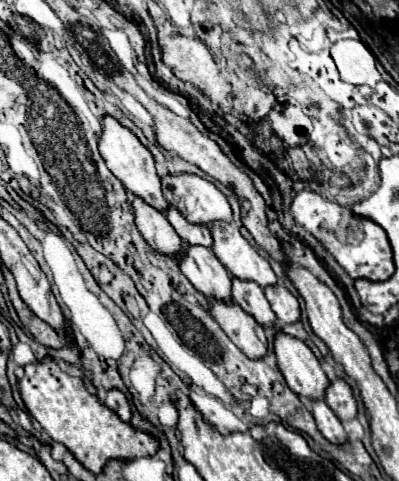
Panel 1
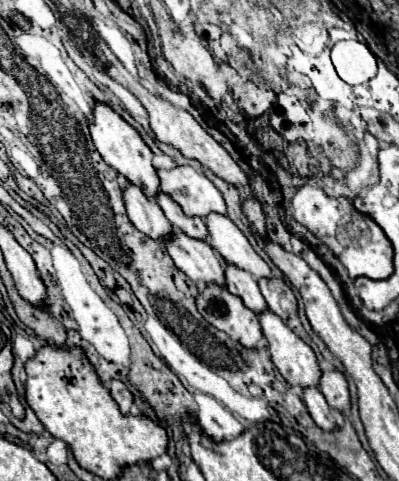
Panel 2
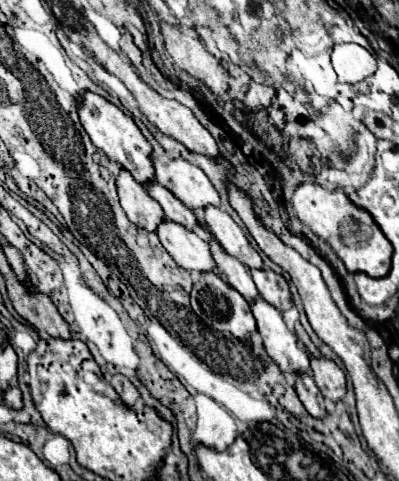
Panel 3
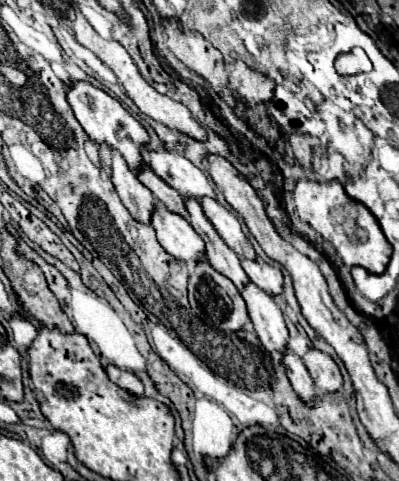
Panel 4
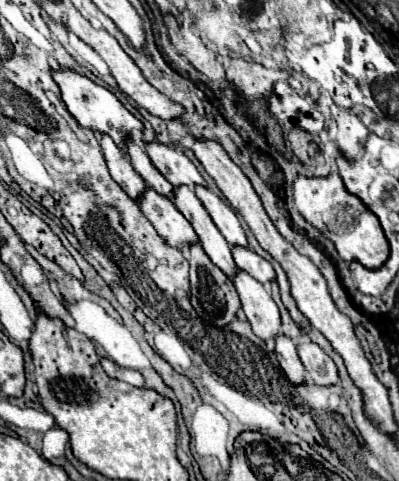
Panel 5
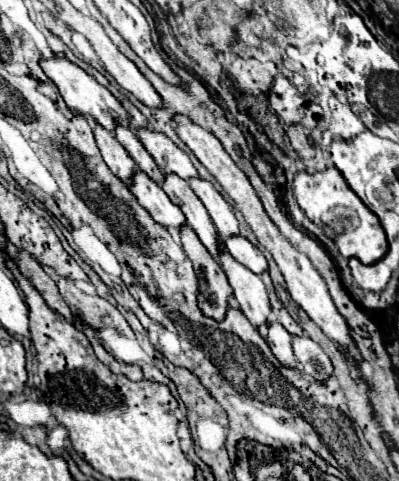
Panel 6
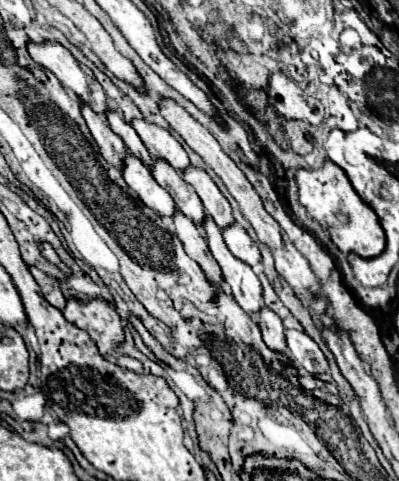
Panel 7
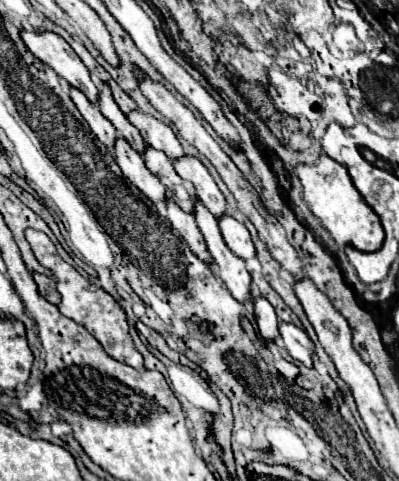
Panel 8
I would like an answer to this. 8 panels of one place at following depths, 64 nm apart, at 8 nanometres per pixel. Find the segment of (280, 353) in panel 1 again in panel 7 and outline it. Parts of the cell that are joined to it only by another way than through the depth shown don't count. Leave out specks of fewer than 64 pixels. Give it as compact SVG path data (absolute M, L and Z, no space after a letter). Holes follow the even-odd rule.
M206 216L204 220L204 230L208 236L208 246L212 256L216 258L218 266L222 268L224 282L232 288L232 294L236 302L244 308L248 314L258 314L260 308L264 308L264 296L262 296L262 284L254 270L238 260L224 244L222 232L216 228L214 220Z

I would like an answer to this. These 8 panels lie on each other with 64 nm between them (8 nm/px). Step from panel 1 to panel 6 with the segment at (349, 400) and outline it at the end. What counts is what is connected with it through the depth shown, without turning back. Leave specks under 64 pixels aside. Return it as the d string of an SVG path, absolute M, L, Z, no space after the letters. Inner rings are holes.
M294 336L292 348L294 348L296 360L302 364L304 372L308 376L312 376L318 382L326 382L332 376L334 366L330 362L330 358L314 340L310 340L308 336Z

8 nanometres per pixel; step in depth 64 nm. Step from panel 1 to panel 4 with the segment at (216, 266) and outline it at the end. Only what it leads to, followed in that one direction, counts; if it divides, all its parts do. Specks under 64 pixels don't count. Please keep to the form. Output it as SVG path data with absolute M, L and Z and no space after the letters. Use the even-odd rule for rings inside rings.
M156 206L152 226L158 234L158 242L162 244L162 248L176 260L184 264L196 264L204 260L206 244L182 216L176 216L166 208Z

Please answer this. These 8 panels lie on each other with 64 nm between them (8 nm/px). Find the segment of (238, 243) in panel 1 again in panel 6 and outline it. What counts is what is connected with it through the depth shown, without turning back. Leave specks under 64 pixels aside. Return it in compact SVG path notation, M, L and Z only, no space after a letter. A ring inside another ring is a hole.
M192 178L192 180L188 180L188 184L196 192L196 196L202 200L202 204L206 206L206 210L208 210L214 226L218 228L220 236L222 238L240 236L238 220L232 212L232 206L220 196L220 192L208 180L202 180L202 178Z

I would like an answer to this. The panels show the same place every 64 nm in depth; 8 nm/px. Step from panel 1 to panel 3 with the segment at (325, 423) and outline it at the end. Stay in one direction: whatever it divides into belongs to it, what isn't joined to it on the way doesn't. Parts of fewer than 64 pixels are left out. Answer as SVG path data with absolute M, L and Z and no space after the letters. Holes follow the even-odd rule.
M306 374L296 376L296 392L300 402L304 404L304 408L308 410L310 416L314 418L324 418L326 416L326 402L324 396L320 394L318 386L314 384L314 380Z

